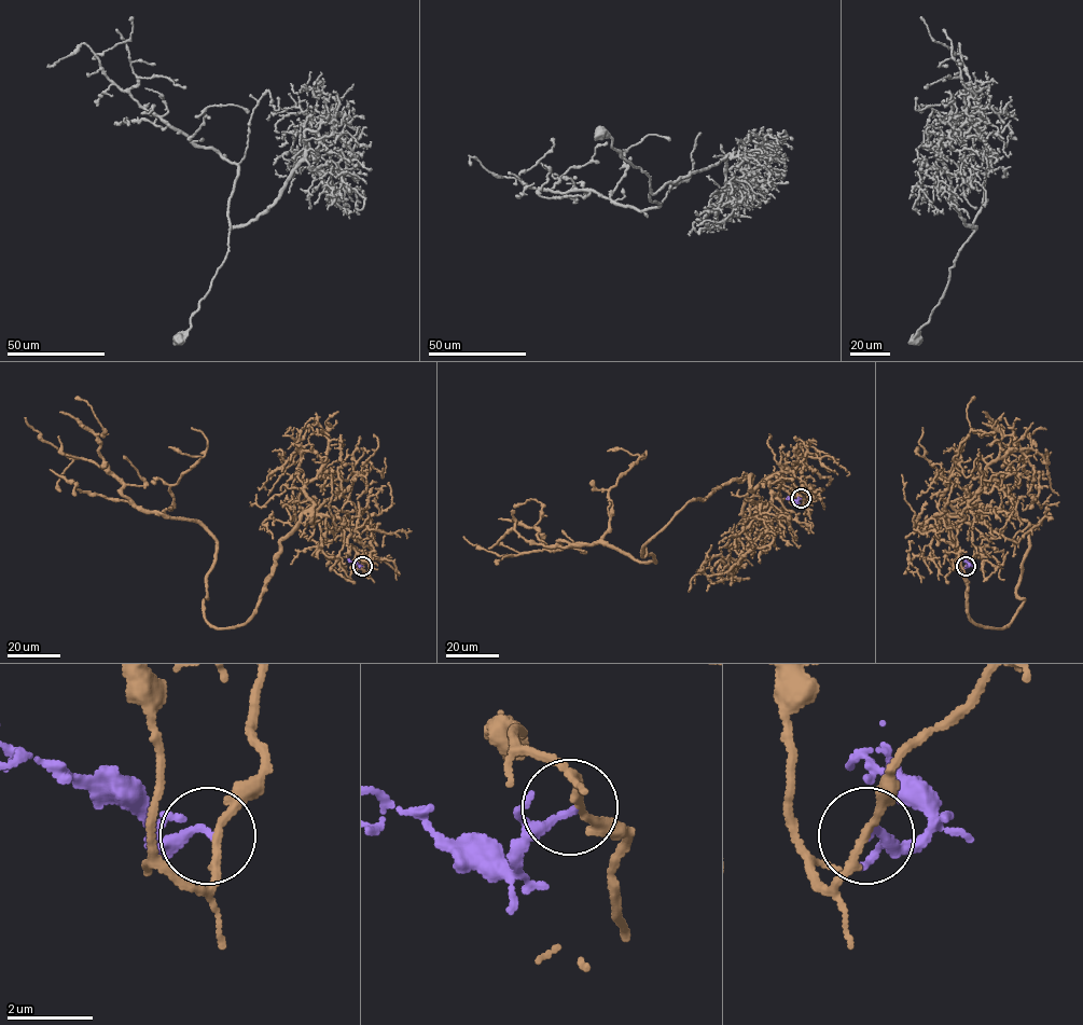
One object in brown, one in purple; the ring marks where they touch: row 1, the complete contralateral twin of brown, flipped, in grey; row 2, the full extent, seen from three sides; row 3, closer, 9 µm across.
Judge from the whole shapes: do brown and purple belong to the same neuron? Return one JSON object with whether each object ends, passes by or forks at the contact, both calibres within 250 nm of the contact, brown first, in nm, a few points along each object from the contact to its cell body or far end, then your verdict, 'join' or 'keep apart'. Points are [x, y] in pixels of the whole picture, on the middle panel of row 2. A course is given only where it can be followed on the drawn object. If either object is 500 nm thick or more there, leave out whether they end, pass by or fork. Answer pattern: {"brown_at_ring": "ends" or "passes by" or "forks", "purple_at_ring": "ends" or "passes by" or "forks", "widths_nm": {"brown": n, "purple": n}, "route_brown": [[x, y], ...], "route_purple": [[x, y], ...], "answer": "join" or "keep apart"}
{"brown_at_ring": "passes by", "purple_at_ring": "ends", "widths_nm": {"brown": 180, "purple": 200}, "route_brown": [[801, 498], [782, 476], [731, 480], [639, 562], [602, 543], [552, 550], [540, 502], [514, 507]], "route_purple": [[801, 498], [796, 501], [786, 499]], "answer": "keep apart"}

